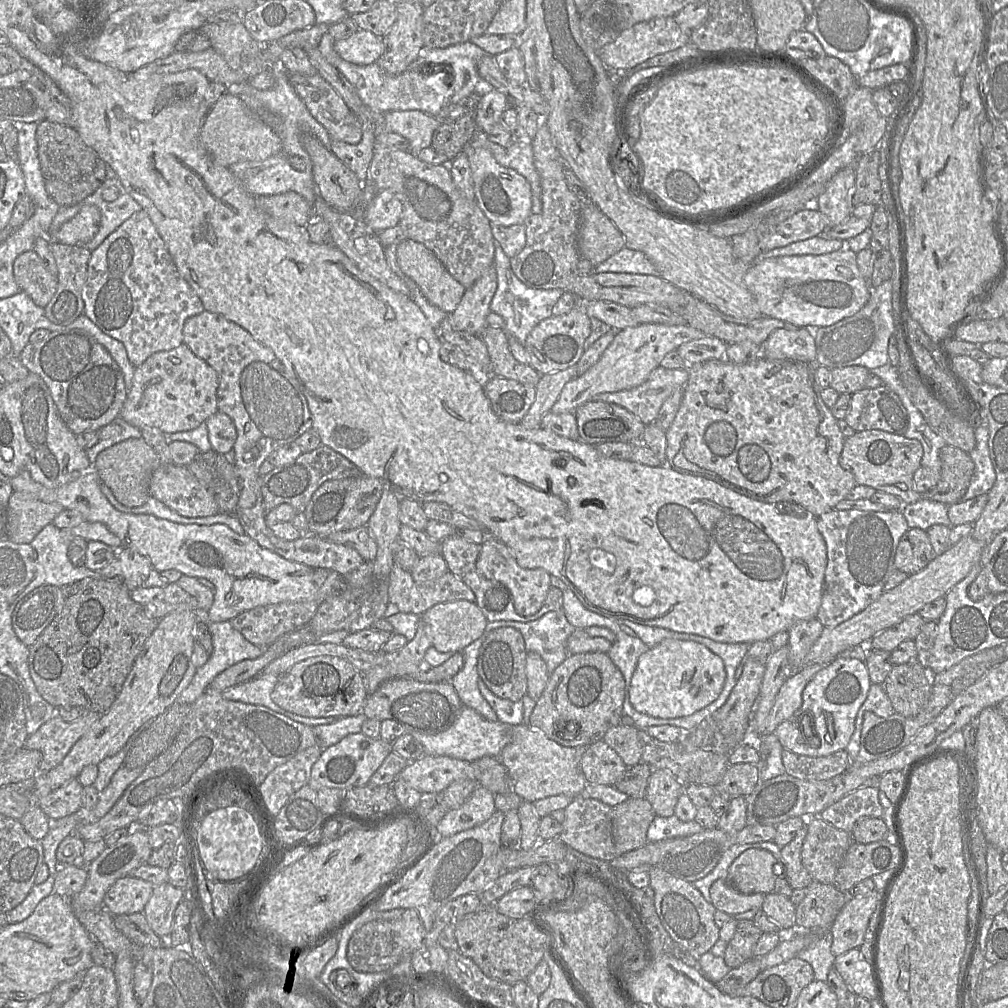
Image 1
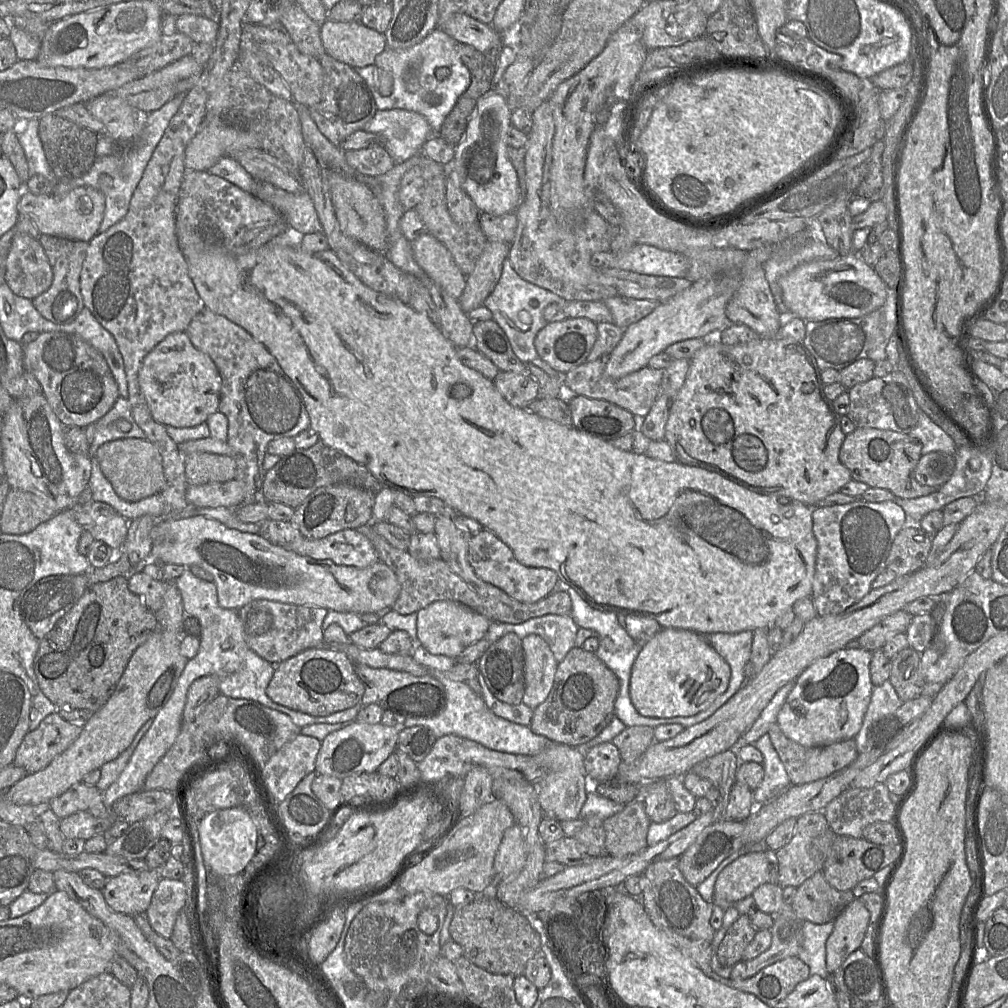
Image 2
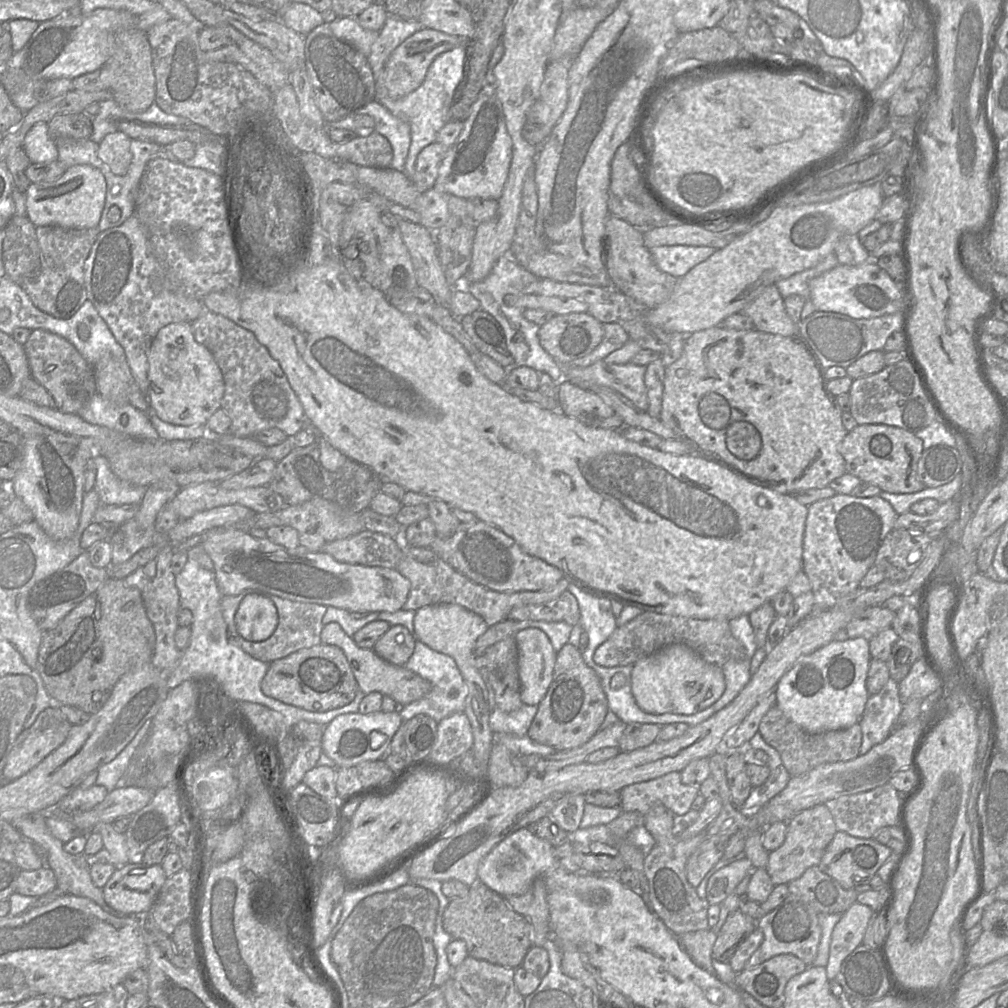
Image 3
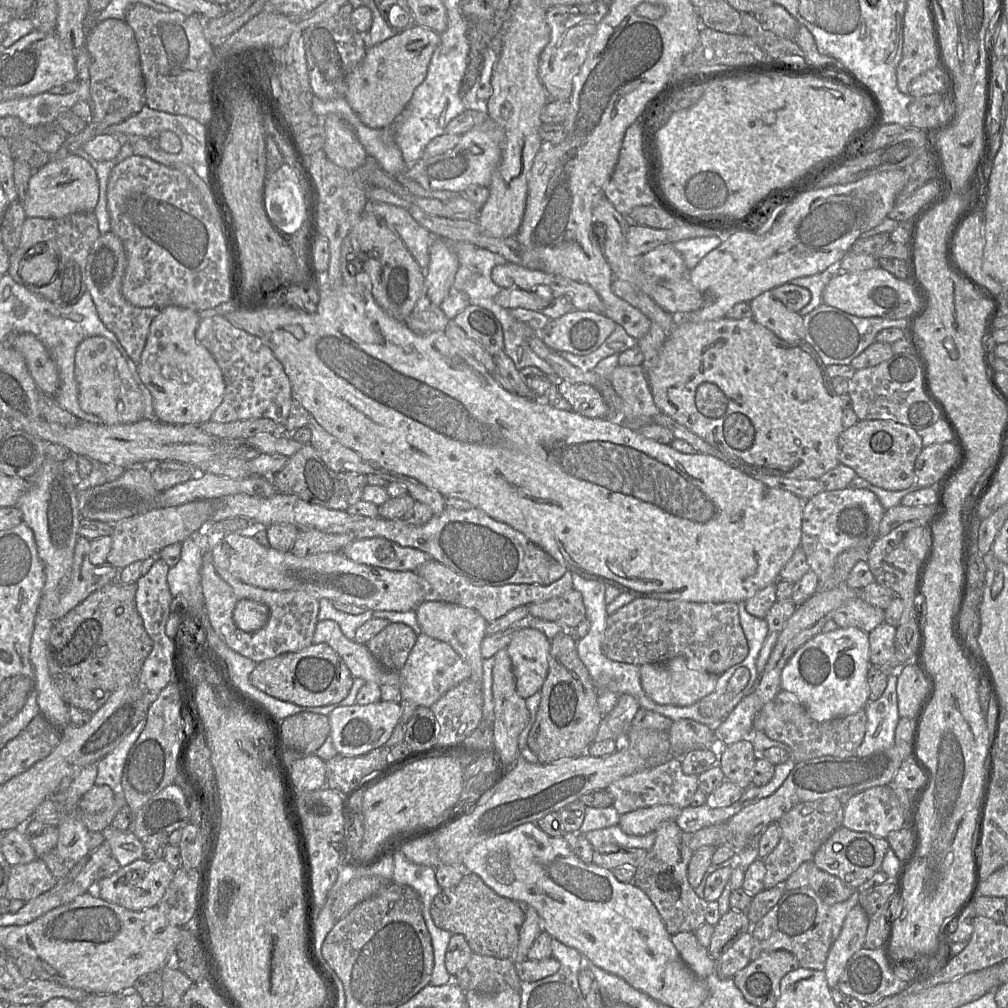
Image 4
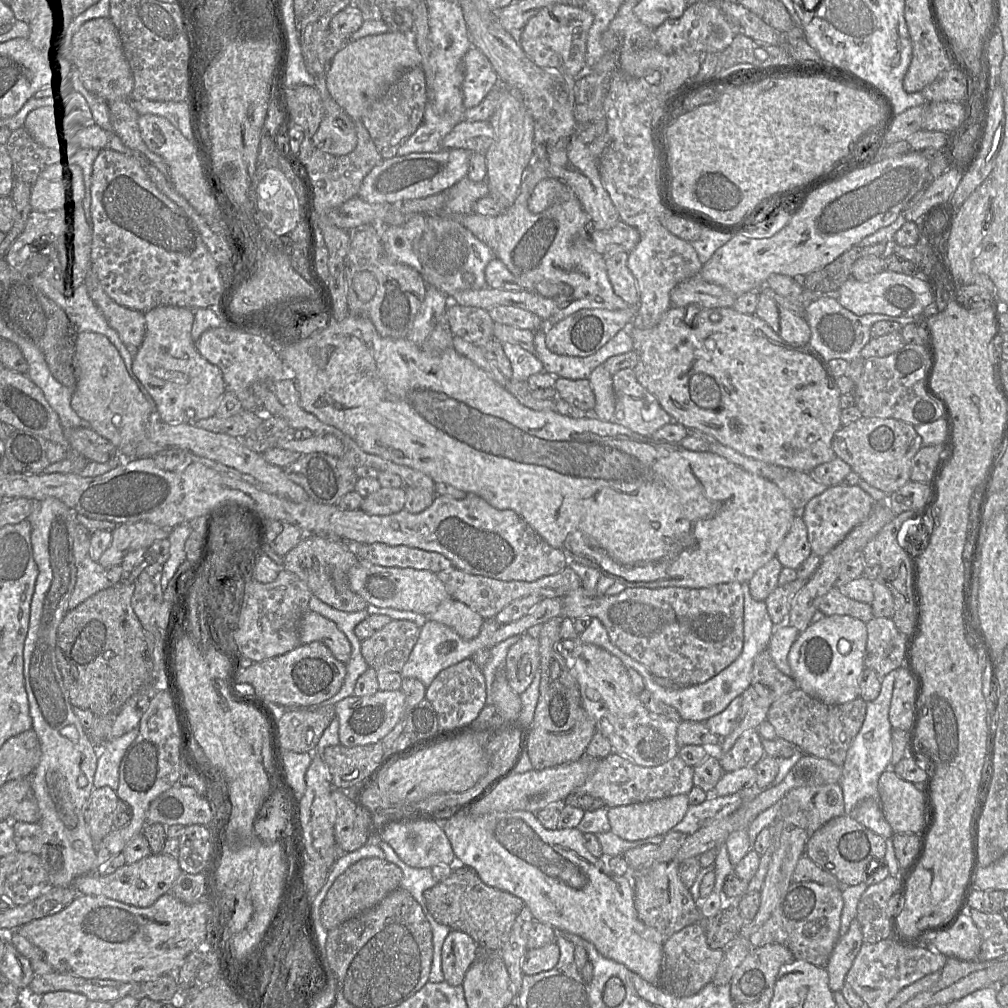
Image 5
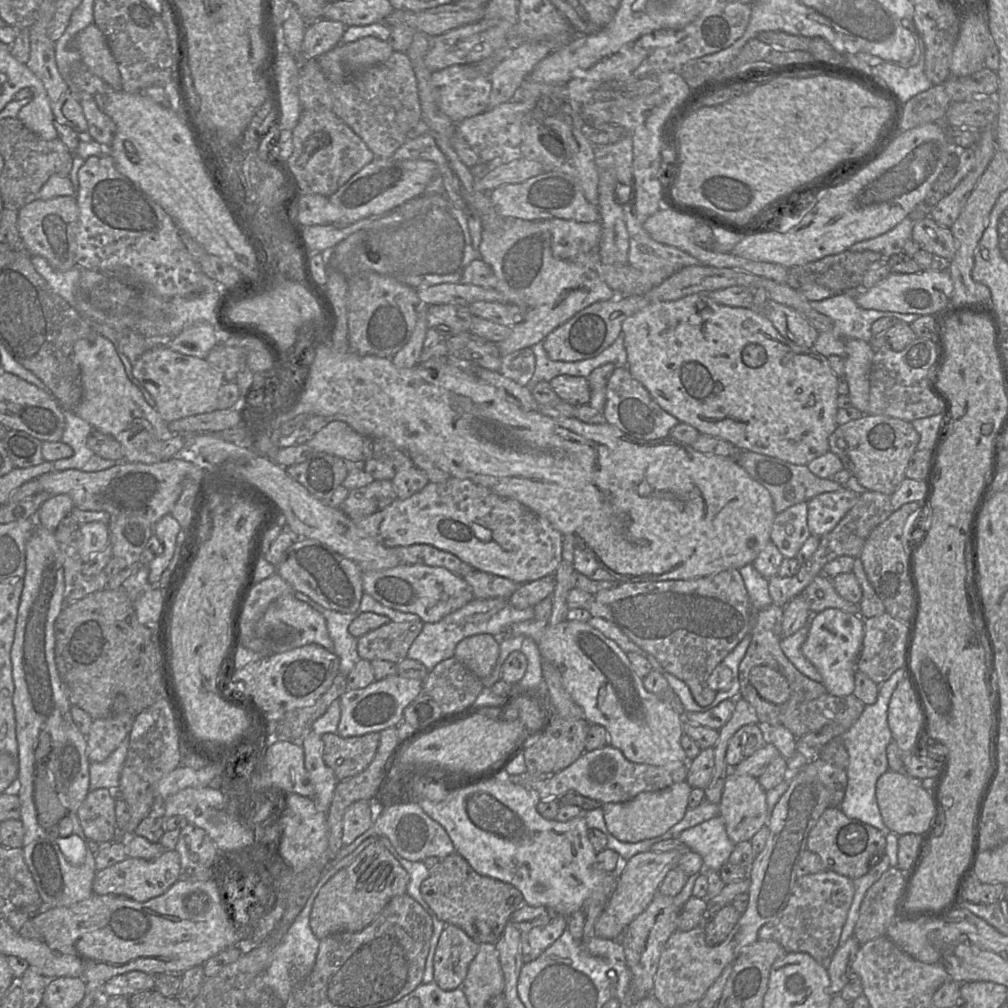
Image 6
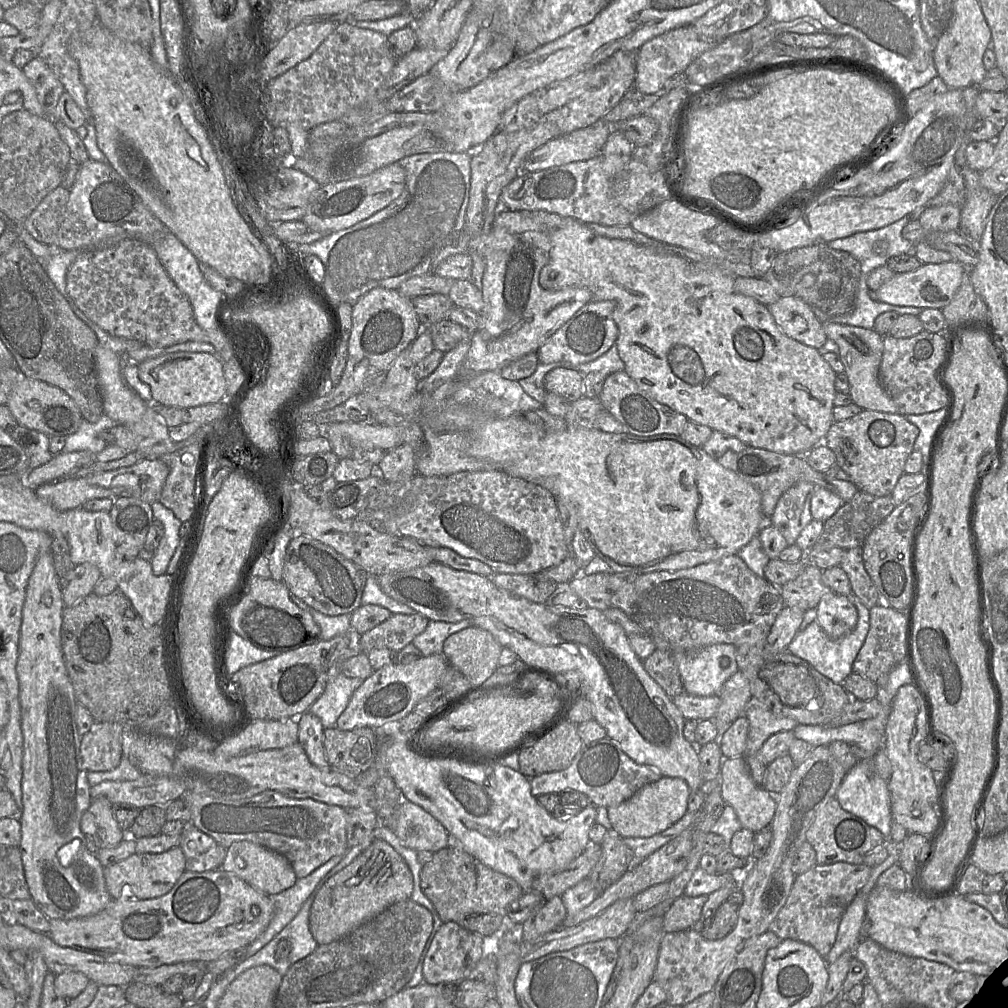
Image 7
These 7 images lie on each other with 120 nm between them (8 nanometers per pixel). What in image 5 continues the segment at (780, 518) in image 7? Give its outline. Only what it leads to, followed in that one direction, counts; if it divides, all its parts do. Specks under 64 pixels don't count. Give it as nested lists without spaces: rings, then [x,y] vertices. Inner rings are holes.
[[[800,512],[794,517],[791,527],[779,546],[776,557],[783,567],[797,570],[812,553],[807,527]]]

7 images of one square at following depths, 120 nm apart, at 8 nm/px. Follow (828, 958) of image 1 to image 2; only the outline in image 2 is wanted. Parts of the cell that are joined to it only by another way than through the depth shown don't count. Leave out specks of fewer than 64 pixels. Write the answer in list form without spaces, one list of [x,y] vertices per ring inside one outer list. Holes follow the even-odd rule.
[[[834,921],[824,924],[802,923],[802,947],[797,957],[809,966],[811,975],[826,979],[830,974],[826,967],[826,942],[833,928]]]

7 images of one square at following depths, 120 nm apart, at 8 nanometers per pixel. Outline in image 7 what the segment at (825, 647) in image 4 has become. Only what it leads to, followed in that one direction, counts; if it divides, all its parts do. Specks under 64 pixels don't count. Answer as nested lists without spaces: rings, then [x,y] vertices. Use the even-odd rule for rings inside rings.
[[[834,592],[821,598],[816,611],[816,621],[833,640],[849,635],[858,621],[858,612],[849,597]]]

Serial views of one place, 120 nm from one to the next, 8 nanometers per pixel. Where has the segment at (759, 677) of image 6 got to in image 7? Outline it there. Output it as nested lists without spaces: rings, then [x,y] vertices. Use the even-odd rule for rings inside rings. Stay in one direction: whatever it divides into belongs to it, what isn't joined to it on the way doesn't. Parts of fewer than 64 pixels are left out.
[[[766,663],[759,671],[781,701],[793,707],[805,707],[817,696],[817,683],[807,668],[788,663]]]

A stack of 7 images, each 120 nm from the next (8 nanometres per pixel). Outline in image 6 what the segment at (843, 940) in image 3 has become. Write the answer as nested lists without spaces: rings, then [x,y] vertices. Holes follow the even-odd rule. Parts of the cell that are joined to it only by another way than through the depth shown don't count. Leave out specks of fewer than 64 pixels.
[[[853,935],[844,944],[839,945],[835,951],[829,967],[830,977],[829,994],[831,996],[840,994],[852,973],[851,967],[860,948],[860,943]]]

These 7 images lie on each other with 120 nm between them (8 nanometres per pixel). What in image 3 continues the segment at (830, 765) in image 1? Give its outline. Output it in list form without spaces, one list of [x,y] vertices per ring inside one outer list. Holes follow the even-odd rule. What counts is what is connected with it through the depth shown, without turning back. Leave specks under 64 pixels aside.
[[[774,705],[762,718],[758,731],[765,742],[778,751],[791,777],[803,775],[821,764],[849,761],[860,755],[862,731],[859,723],[845,729],[811,734],[792,722],[777,705]]]

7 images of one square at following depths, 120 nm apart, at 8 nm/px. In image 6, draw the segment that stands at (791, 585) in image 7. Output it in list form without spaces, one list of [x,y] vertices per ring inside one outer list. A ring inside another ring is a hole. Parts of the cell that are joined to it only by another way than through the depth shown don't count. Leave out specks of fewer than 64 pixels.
[[[824,574],[816,576],[802,591],[811,611],[819,613],[828,608],[840,609],[847,613],[860,615],[860,605],[842,598],[835,590],[830,578]]]

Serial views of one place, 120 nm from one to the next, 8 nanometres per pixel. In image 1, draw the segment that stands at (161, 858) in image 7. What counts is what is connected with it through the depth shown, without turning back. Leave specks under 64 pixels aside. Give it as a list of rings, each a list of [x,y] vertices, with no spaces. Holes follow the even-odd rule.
[[[134,876],[118,879],[104,897],[104,908],[113,916],[143,912],[154,885]]]

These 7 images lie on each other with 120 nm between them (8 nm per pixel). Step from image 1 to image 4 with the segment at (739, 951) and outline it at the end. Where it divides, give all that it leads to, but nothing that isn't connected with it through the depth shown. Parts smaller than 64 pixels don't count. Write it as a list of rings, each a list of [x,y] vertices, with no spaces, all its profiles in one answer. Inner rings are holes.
[[[730,909],[714,926],[708,951],[717,961],[743,934],[750,932],[752,924],[745,911]]]

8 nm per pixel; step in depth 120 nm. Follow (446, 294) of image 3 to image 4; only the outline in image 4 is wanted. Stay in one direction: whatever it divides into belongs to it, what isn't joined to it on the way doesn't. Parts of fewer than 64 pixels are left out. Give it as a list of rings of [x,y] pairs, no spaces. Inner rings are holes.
[[[367,200],[363,212],[383,218],[402,239],[421,269],[424,272],[427,270],[430,263],[432,233],[421,226],[406,209],[392,204]]]

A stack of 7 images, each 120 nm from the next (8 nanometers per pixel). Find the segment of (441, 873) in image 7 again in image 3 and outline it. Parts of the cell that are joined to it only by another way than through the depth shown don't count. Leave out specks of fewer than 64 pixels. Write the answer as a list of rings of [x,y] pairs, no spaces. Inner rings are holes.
[[[478,881],[469,886],[465,897],[449,898],[443,914],[443,927],[454,939],[464,940],[468,955],[507,968],[521,966],[531,945],[530,924],[515,912],[505,898]]]

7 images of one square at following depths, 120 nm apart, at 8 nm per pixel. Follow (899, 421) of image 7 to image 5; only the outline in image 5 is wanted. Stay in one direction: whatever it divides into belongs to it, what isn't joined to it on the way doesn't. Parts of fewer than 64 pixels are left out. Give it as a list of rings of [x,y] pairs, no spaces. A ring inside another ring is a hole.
[[[861,417],[837,430],[832,438],[835,455],[872,487],[892,494],[910,481],[911,464],[922,439],[910,423],[893,418]]]

